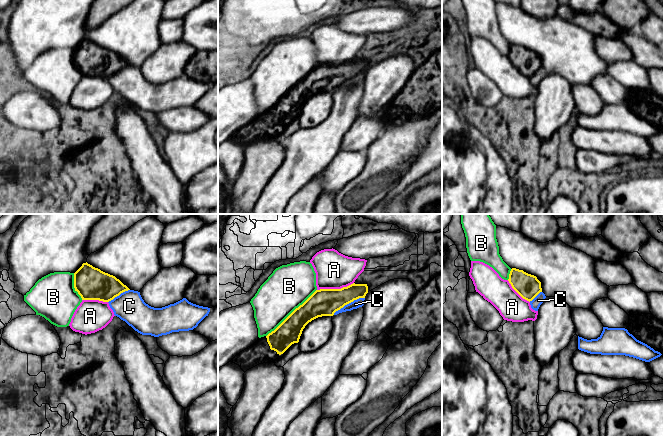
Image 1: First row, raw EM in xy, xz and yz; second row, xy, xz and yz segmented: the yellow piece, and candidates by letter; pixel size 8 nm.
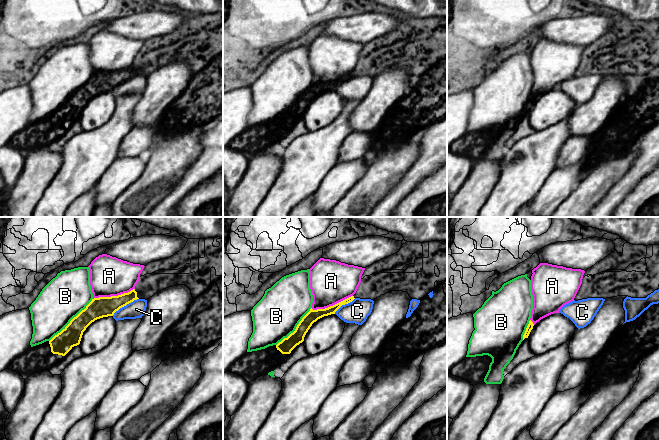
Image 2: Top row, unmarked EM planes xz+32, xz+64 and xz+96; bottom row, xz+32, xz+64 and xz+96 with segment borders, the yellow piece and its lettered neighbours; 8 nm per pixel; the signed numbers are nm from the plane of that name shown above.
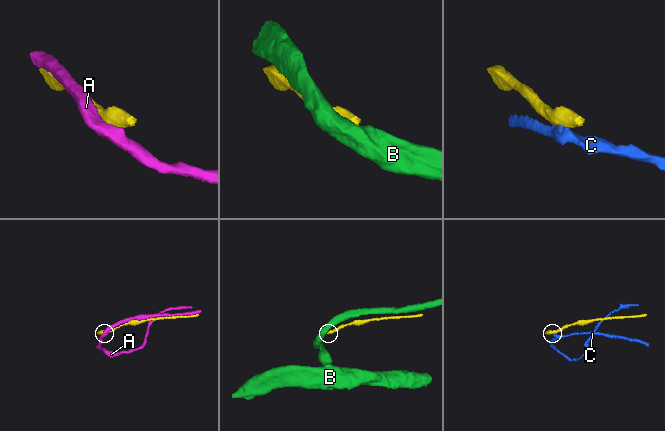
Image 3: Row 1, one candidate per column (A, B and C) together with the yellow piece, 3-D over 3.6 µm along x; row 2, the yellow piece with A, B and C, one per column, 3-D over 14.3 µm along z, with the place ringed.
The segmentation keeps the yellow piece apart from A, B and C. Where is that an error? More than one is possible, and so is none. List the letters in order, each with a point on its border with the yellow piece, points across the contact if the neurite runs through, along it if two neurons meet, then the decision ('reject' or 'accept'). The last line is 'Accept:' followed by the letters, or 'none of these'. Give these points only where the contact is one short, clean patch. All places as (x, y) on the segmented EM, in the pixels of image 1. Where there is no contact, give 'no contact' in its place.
A: meets yellow in xz at (335, 289); reject
B: meets yellow in xz at (292, 312); reject
C: meets yellow in xz at (348, 303); border along xz (364, 297), (354, 299), (333, 314); reject
Accept: none of these

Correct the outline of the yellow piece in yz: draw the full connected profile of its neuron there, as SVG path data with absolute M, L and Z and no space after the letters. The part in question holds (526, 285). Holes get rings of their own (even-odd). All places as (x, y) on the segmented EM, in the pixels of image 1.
M512 268L508 281L518 294L529 302L542 292L541 282L537 277L523 270Z

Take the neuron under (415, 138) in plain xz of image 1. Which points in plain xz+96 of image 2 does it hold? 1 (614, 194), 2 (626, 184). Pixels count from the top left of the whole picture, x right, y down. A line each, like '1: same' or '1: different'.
1: different
2: different

